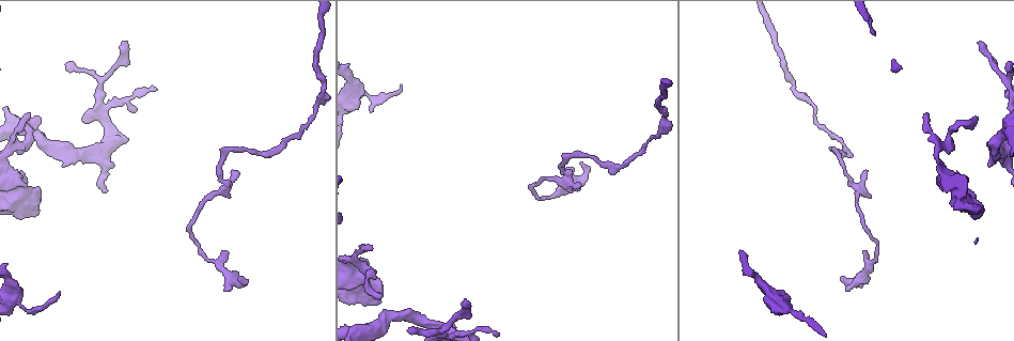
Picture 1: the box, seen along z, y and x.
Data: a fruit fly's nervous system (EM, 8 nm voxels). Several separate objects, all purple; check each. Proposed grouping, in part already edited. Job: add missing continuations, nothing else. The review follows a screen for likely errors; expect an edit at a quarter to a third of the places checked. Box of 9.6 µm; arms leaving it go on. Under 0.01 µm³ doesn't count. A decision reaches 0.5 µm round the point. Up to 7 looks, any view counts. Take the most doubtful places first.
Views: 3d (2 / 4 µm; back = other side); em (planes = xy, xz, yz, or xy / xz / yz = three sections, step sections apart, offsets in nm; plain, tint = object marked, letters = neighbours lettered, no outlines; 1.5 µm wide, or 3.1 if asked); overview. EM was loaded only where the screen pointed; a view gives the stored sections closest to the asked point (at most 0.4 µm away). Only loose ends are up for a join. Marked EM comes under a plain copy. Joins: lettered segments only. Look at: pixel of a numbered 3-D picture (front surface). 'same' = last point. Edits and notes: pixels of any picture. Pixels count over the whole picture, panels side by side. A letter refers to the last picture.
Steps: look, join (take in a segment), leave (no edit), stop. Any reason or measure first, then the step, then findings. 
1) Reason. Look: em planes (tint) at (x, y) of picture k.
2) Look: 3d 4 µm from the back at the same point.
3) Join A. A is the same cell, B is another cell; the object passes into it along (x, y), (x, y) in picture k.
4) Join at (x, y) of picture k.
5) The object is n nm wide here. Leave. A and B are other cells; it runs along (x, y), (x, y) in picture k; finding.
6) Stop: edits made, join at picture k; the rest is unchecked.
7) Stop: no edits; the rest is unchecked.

An open end. Look: em planes (letters) at (975, 115) of picture 1.

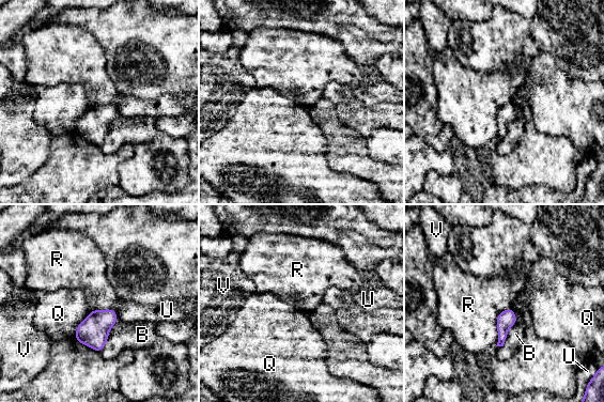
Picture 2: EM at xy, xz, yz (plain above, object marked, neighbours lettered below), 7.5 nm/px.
The object is 130 nm wide here. Leave. B, Q, R, U and V are other cells; a border runs along (510, 307), (498, 314), (495, 345) in picture 2; no lettered segment goes on from it.

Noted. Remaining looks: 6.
Thin end. Look: 3d 2 µm at (845, 290) of picture 1.

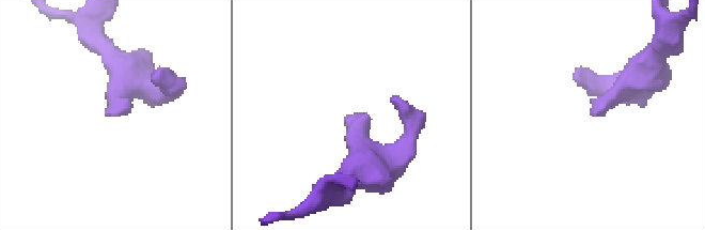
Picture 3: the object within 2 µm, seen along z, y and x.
Shape alone is not enough. Look: em planes (letters) at (592, 115) of picture 3.

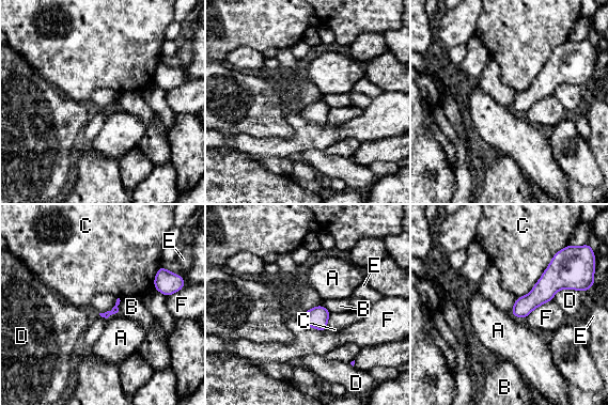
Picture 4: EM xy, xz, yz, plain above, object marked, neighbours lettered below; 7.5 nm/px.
Leave. A, B, C, D, E and F are other cells; a border runs along (114, 313), (107, 318) in picture 4; no lettered segment goes on from it.

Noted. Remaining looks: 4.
Branch stops here. Look: em xy step 4 (tint) at (58, 292) of picture 1.

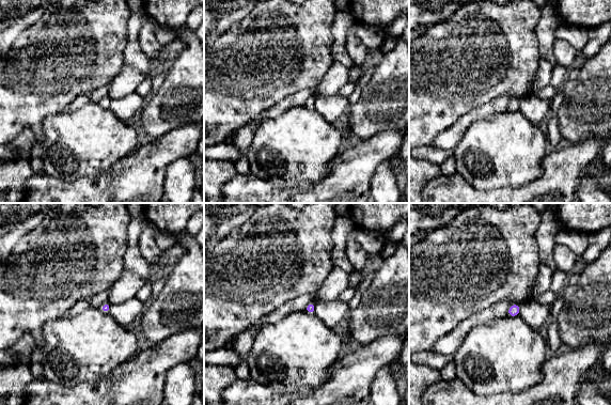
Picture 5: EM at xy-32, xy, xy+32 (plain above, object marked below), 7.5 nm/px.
Another direction. Look: em planes (letters) at the same point.

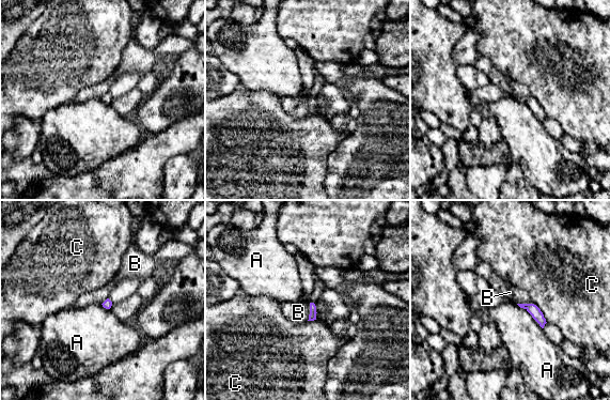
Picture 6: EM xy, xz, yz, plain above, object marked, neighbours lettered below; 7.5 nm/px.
Leave. A, B and C are other cells; none of them fits.

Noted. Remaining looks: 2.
Stop: no edits; the rest is unchecked.

